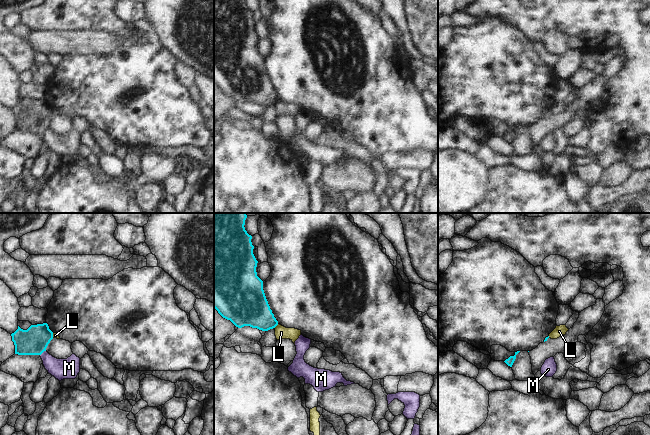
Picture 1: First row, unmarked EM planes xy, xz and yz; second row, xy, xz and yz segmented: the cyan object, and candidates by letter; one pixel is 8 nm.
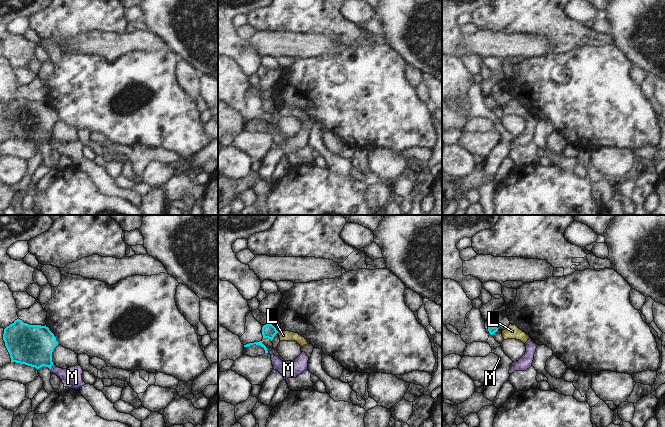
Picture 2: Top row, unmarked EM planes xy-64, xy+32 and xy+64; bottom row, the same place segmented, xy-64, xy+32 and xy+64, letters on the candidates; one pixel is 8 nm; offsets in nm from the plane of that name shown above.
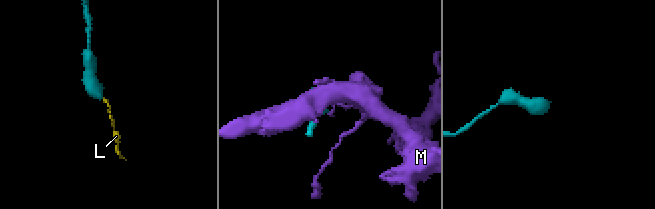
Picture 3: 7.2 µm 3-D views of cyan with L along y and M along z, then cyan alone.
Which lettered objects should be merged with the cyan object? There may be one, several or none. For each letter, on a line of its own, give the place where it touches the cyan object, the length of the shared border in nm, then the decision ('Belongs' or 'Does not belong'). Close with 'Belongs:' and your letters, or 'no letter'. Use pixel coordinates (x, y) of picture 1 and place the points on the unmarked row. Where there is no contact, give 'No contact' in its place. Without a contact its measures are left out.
L: Touches cyan at xz (276, 101). Shared border 50 nm. Belongs
M: Touches cyan at xy (42, 128). Shared border 60 nm. Does not belong
Belongs: L.

